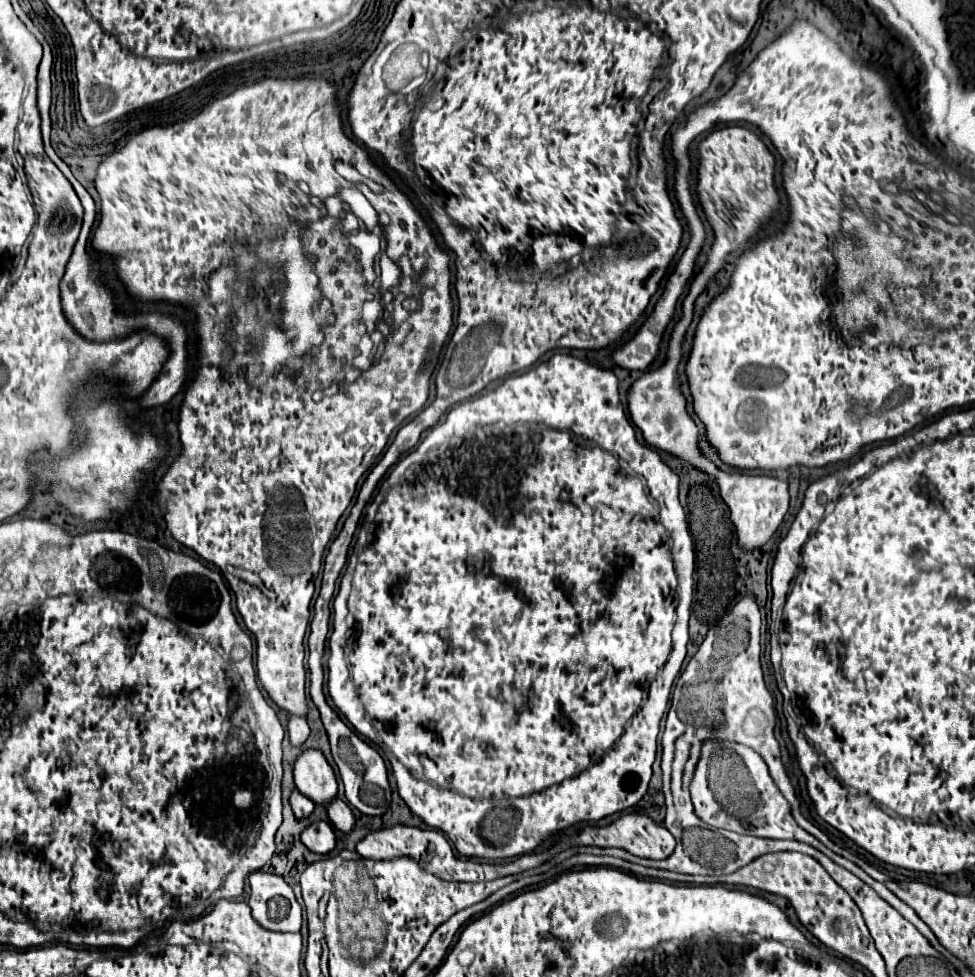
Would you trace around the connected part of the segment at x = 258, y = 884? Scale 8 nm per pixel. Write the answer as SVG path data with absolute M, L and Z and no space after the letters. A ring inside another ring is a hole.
M256 871L250 875L252 917L270 931L300 931L302 907L292 887L276 873Z

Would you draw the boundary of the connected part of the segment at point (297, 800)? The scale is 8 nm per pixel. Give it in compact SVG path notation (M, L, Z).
M292 791L290 795L290 805L292 805L292 811L296 815L296 819L302 819L302 817L308 817L312 811L314 811L314 803L312 799L308 799L306 795L302 795L300 791Z

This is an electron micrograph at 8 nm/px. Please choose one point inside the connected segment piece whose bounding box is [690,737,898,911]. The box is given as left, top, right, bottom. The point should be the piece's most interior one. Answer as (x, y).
(723, 790)

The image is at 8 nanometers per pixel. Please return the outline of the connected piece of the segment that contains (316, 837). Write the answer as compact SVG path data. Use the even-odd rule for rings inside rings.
M314 821L312 825L308 825L300 833L300 839L310 851L320 853L320 855L330 853L334 849L334 845L336 845L336 837L334 837L332 825L324 823L324 821Z

